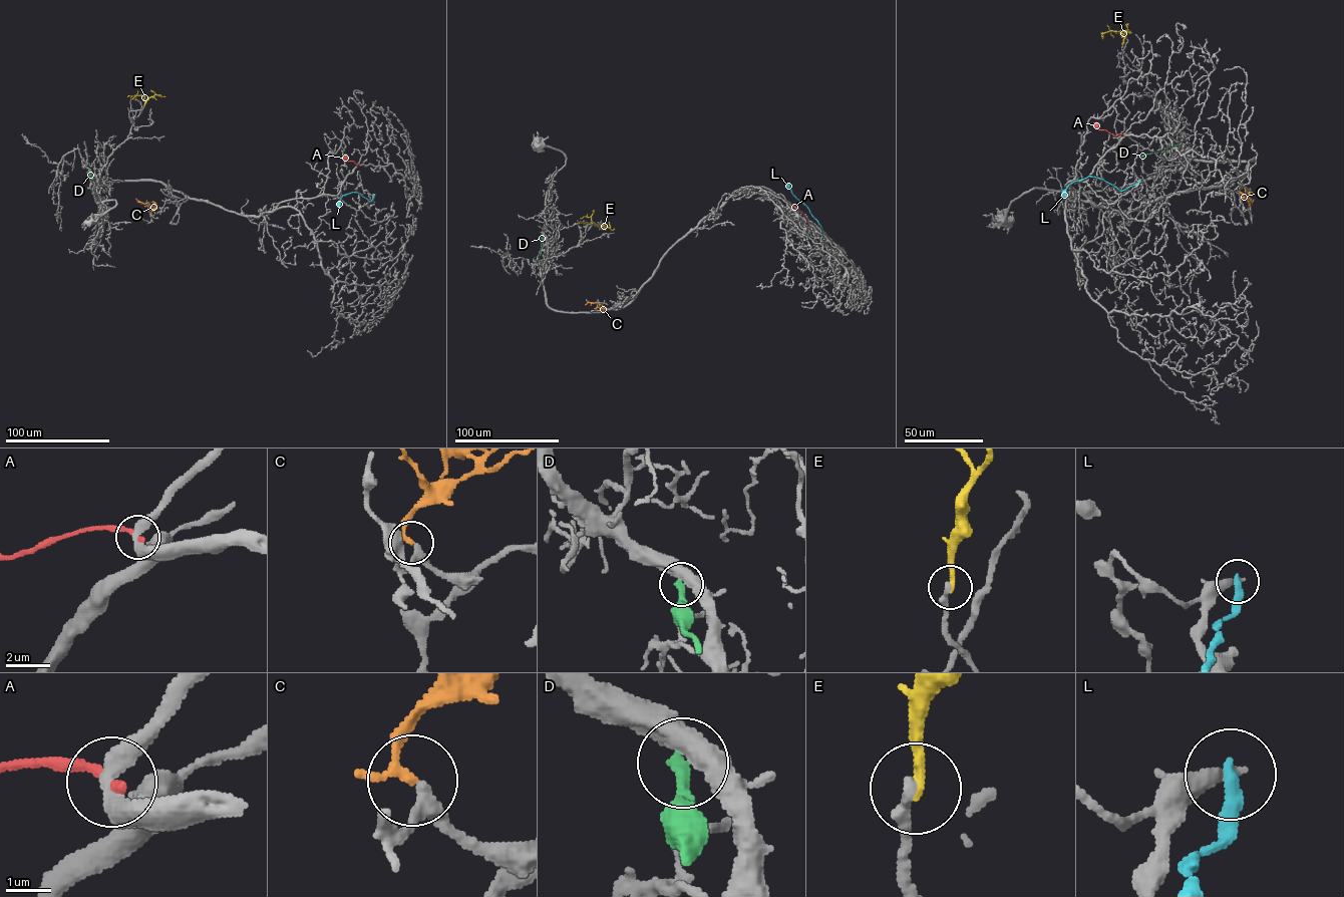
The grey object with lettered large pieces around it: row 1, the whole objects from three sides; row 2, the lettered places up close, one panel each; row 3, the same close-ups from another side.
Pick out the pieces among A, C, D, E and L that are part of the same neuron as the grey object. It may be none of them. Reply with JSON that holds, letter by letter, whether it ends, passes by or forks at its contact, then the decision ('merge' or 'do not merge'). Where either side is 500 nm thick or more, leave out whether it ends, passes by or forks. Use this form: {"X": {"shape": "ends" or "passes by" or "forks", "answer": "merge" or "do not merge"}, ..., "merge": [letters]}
{"A": {"shape": "ends", "answer": "do not merge"}, "C": {"shape": "ends", "answer": "do not merge"}, "D": {"answer": "do not merge"}, "E": {"shape": "ends", "answer": "do not merge"}, "L": {"shape": "ends", "answer": "do not merge"}, "merge": []}

